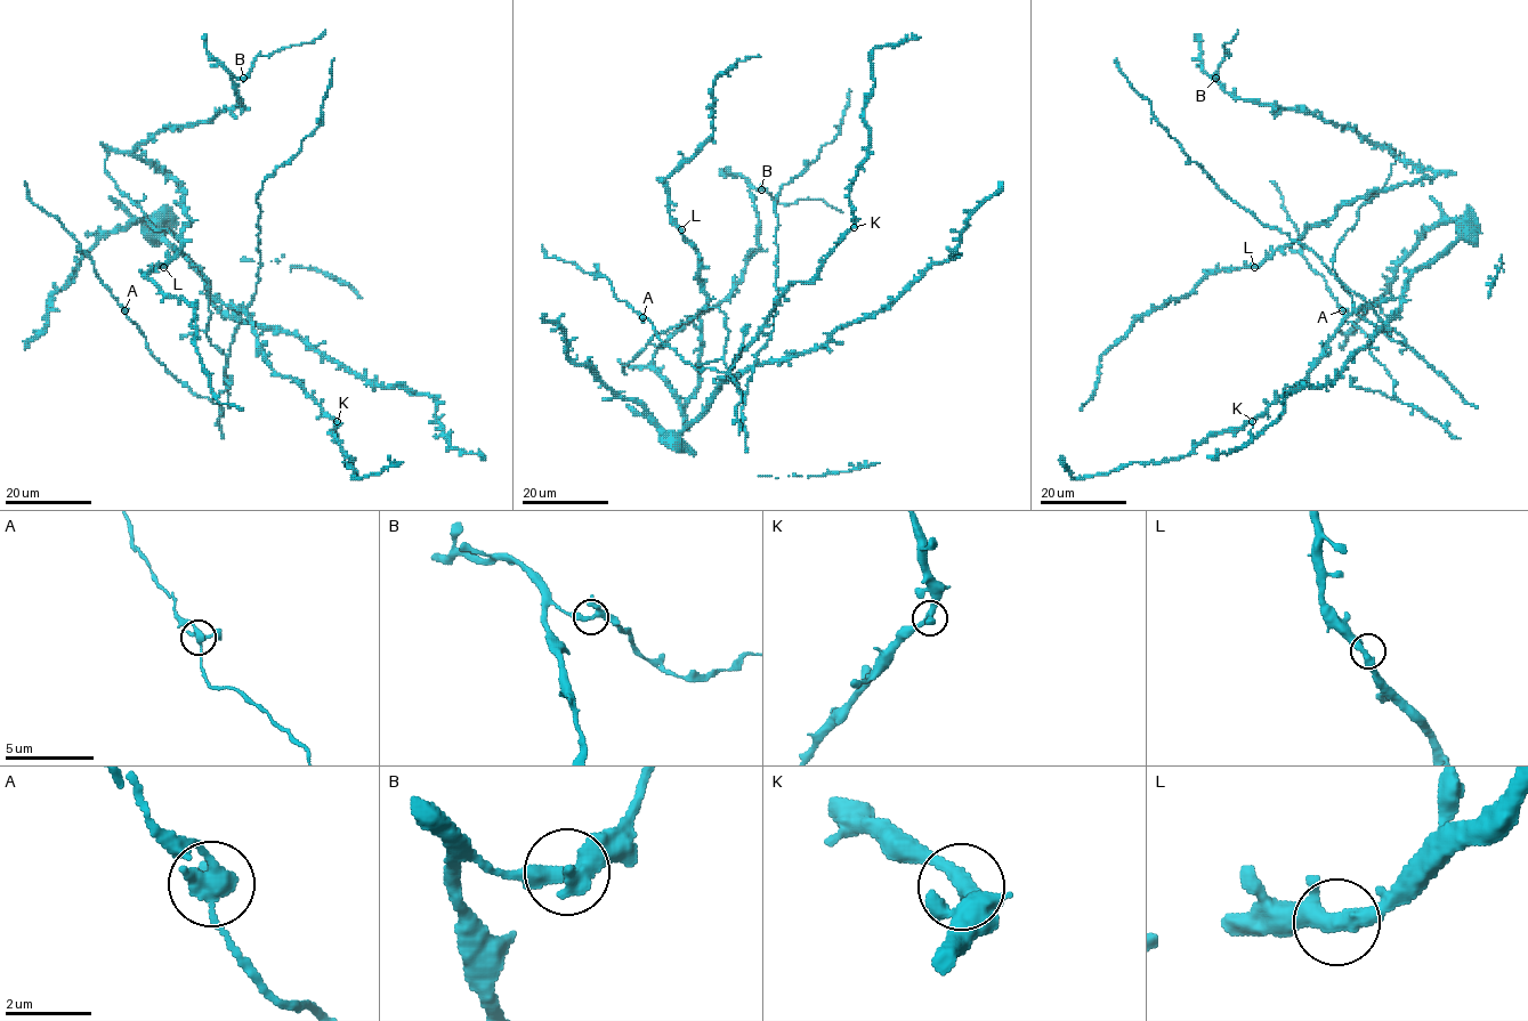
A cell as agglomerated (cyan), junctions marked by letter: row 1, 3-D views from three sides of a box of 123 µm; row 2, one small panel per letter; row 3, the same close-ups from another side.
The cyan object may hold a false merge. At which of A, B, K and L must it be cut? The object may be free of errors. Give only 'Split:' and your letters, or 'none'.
Split: B

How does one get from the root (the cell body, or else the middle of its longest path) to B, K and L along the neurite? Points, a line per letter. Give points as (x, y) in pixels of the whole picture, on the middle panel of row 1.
B: (700, 310), (656, 333), (624, 373), (741, 280), (758, 249), (750, 188), (761, 189)
K: (700, 310), (726, 315), (724, 361), (746, 392), (758, 363), (730, 375), (733, 361), (854, 227)
L: (700, 310), (622, 366), (649, 366), (681, 408), (698, 383), (706, 307), (700, 253), (681, 229)

